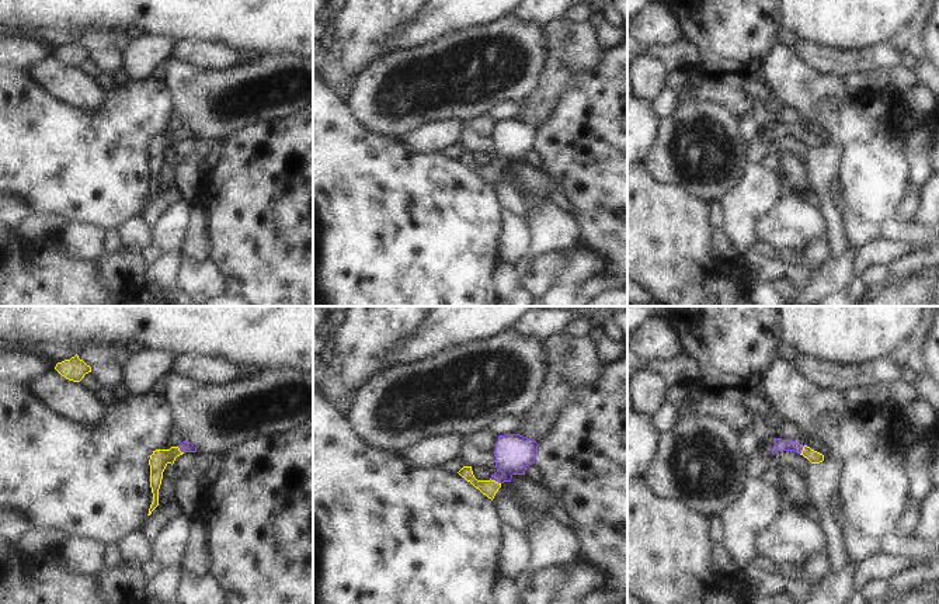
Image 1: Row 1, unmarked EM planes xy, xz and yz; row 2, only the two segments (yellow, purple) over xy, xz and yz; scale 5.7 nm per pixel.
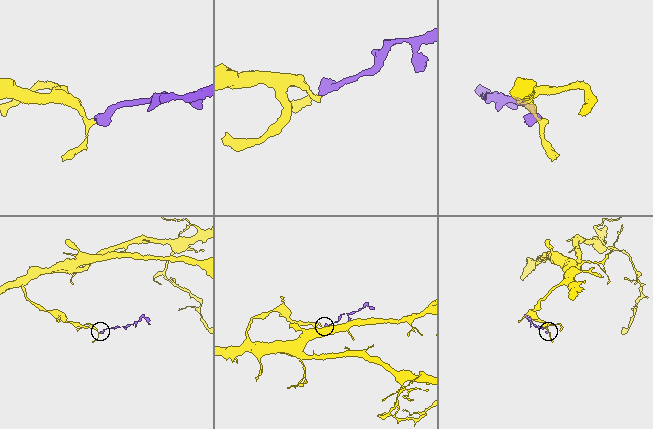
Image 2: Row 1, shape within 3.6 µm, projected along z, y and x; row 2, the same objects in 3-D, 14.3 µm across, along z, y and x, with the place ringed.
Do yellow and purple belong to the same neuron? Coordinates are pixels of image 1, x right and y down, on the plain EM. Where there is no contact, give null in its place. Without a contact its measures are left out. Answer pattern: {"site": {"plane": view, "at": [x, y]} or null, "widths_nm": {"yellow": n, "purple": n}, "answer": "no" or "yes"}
{"site": {"plane": "xz", "at": [494, 166]}, "widths_nm": {"yellow": 90, "purple": 220}, "answer": "yes"}

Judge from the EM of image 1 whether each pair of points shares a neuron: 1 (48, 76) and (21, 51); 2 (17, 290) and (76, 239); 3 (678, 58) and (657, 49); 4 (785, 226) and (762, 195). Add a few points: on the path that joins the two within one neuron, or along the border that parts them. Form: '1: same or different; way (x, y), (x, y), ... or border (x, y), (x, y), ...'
1: different; border (54, 54), (30, 72)
2: different; border (59, 235), (73, 256), (97, 259)
3: same; way (673, 56), (663, 52)
4: different; border (782, 195), (760, 221), (757, 235)

